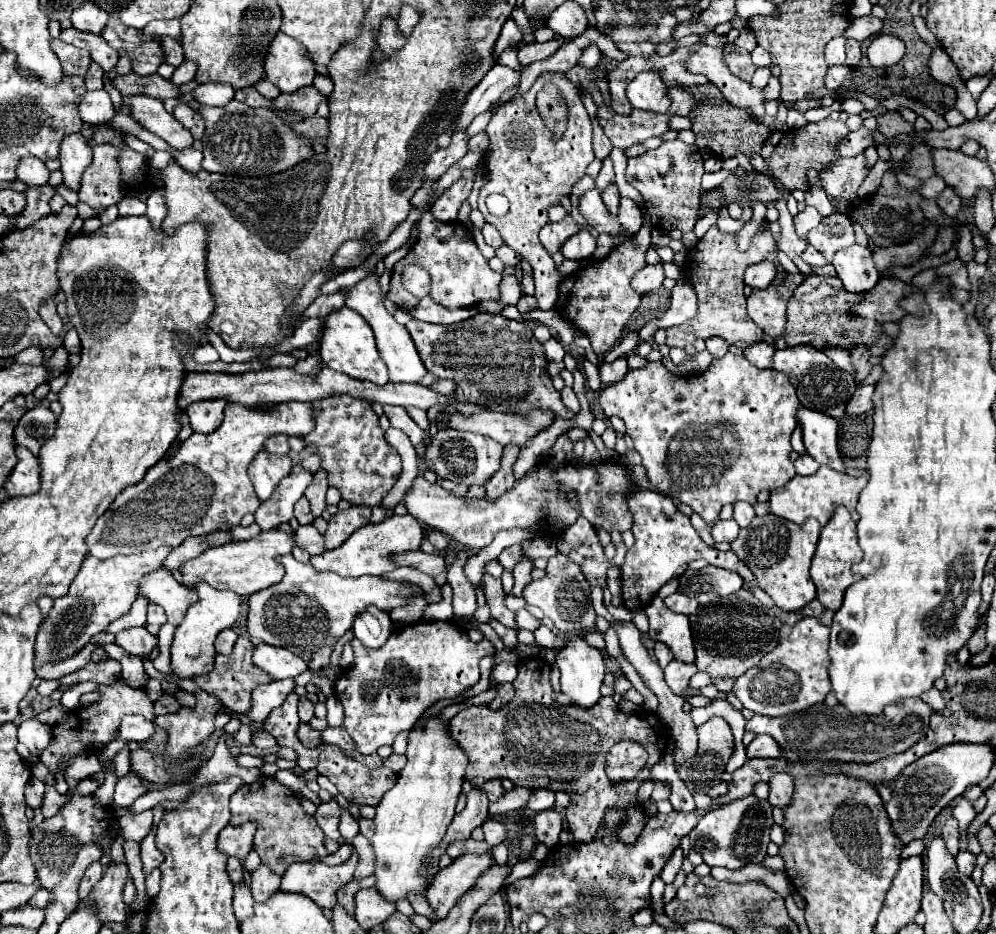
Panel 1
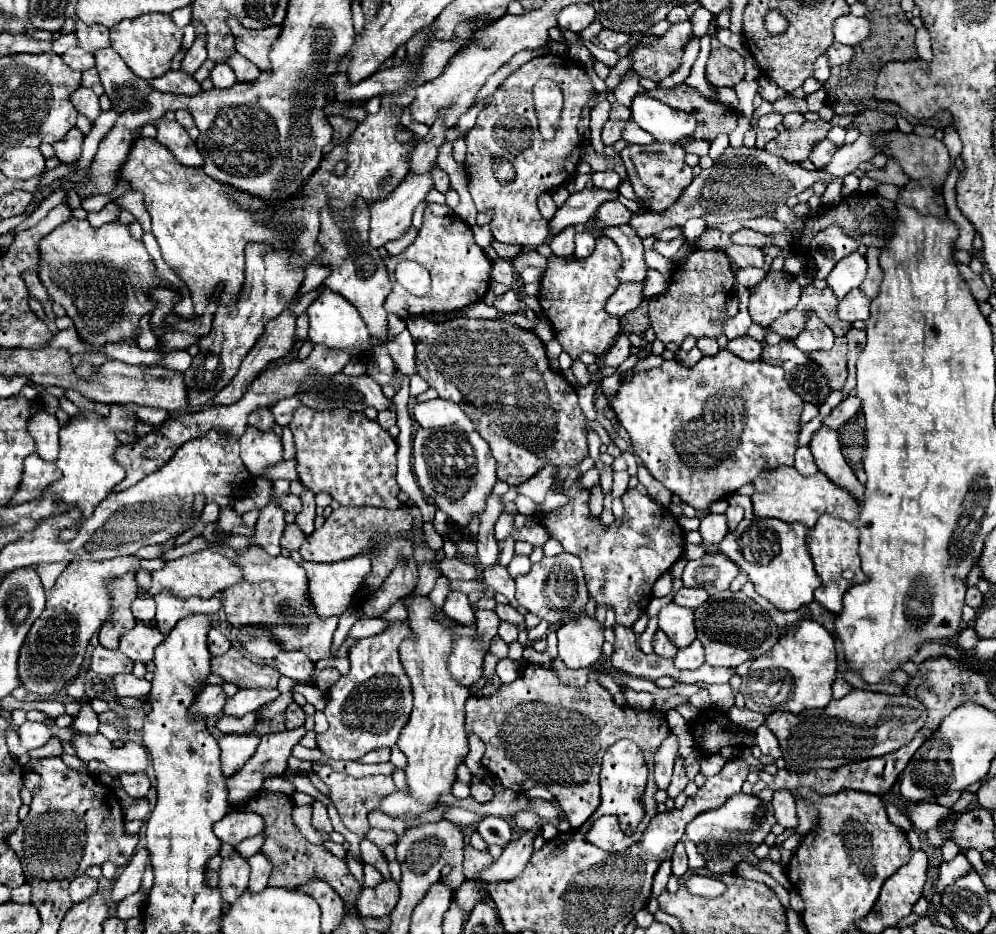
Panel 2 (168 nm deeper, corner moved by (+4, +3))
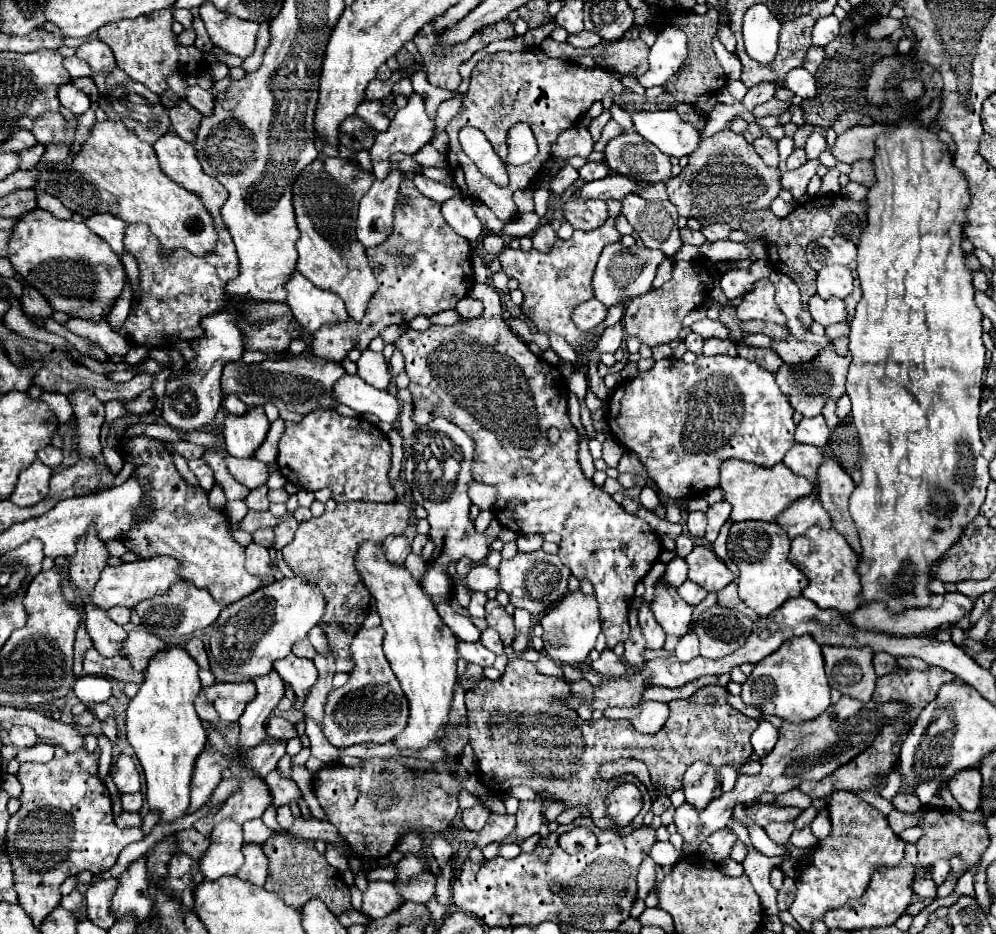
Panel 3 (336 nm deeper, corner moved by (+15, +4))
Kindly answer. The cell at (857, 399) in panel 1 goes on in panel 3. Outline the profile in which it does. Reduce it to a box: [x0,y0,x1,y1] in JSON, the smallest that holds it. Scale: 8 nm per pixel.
[796,415,830,447]

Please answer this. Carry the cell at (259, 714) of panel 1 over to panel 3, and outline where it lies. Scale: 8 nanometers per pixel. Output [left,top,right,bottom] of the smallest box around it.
[214,699,244,723]

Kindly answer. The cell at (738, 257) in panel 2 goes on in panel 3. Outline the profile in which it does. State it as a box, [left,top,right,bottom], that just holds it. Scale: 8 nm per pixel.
[680,227,706,245]

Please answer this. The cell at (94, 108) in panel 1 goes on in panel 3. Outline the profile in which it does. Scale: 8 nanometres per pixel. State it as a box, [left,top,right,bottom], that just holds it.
[58,83,90,115]

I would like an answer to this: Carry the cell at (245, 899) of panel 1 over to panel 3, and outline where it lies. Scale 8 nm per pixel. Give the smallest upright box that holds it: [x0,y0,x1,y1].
[200,821,244,881]

